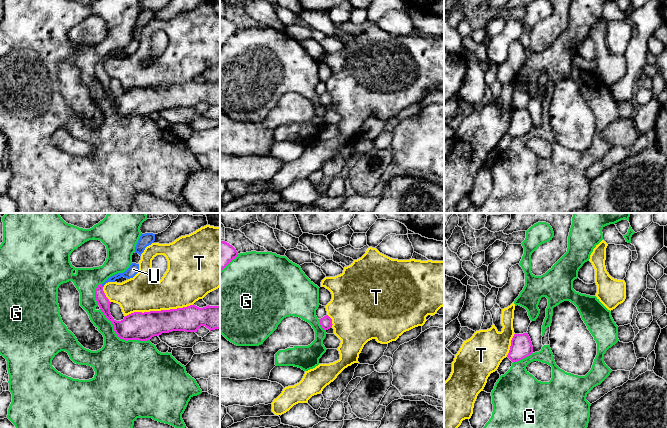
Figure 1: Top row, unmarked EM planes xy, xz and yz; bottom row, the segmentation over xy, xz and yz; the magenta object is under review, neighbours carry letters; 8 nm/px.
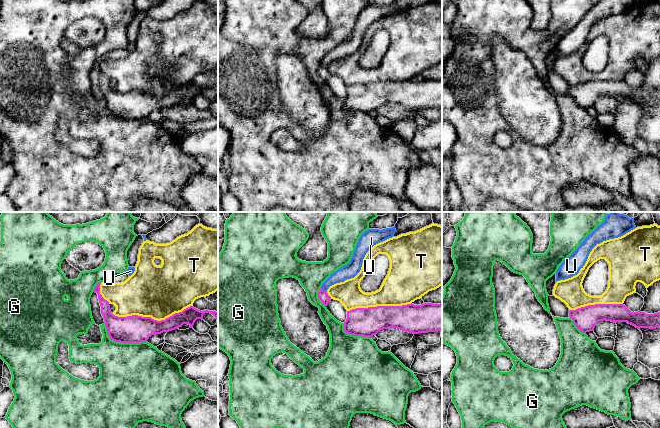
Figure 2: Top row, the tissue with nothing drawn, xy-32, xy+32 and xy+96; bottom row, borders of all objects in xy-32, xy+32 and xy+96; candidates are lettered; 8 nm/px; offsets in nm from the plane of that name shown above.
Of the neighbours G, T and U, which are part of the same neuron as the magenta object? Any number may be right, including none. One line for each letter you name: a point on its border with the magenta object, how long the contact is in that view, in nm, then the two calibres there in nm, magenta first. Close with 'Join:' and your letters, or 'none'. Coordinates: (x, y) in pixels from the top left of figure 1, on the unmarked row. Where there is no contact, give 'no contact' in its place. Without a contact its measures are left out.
Join: none

